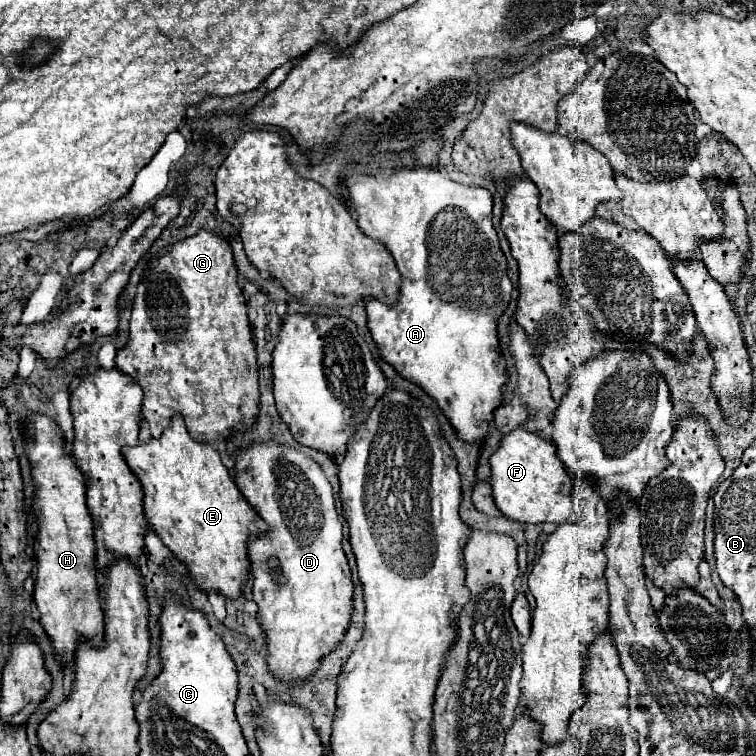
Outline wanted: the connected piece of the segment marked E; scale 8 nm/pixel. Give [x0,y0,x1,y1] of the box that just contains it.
[121,414,265,598]

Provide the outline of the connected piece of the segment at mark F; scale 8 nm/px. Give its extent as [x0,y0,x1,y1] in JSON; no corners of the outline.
[489,430,575,522]

